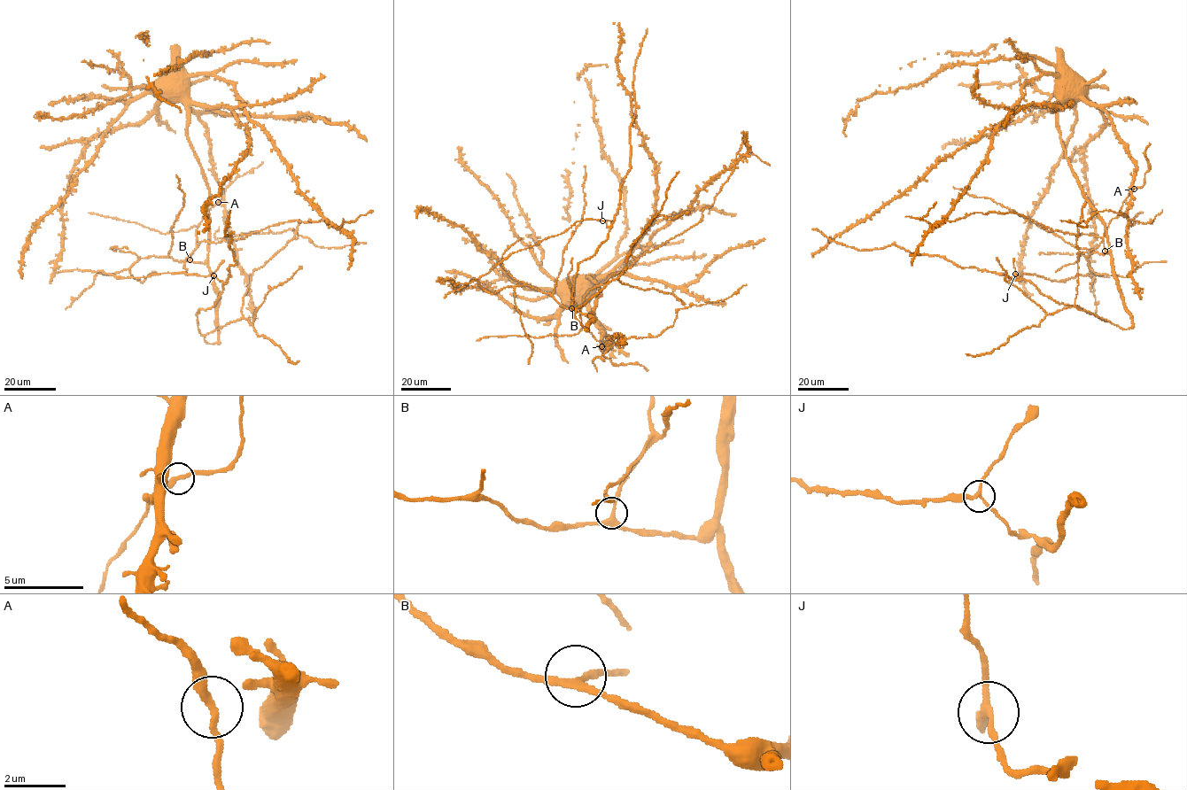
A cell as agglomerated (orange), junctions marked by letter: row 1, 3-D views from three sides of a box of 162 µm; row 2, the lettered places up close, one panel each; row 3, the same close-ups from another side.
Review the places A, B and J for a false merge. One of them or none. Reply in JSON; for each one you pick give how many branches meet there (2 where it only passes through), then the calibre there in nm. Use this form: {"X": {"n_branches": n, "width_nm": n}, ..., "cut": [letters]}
{"J": {"n_branches": 3, "width_nm": 200}, "cut": ["J"]}

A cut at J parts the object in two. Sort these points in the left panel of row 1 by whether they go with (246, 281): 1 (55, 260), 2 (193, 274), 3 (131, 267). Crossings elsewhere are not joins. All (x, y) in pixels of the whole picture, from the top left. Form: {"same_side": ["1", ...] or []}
{"same_side": ["1", "3"]}

